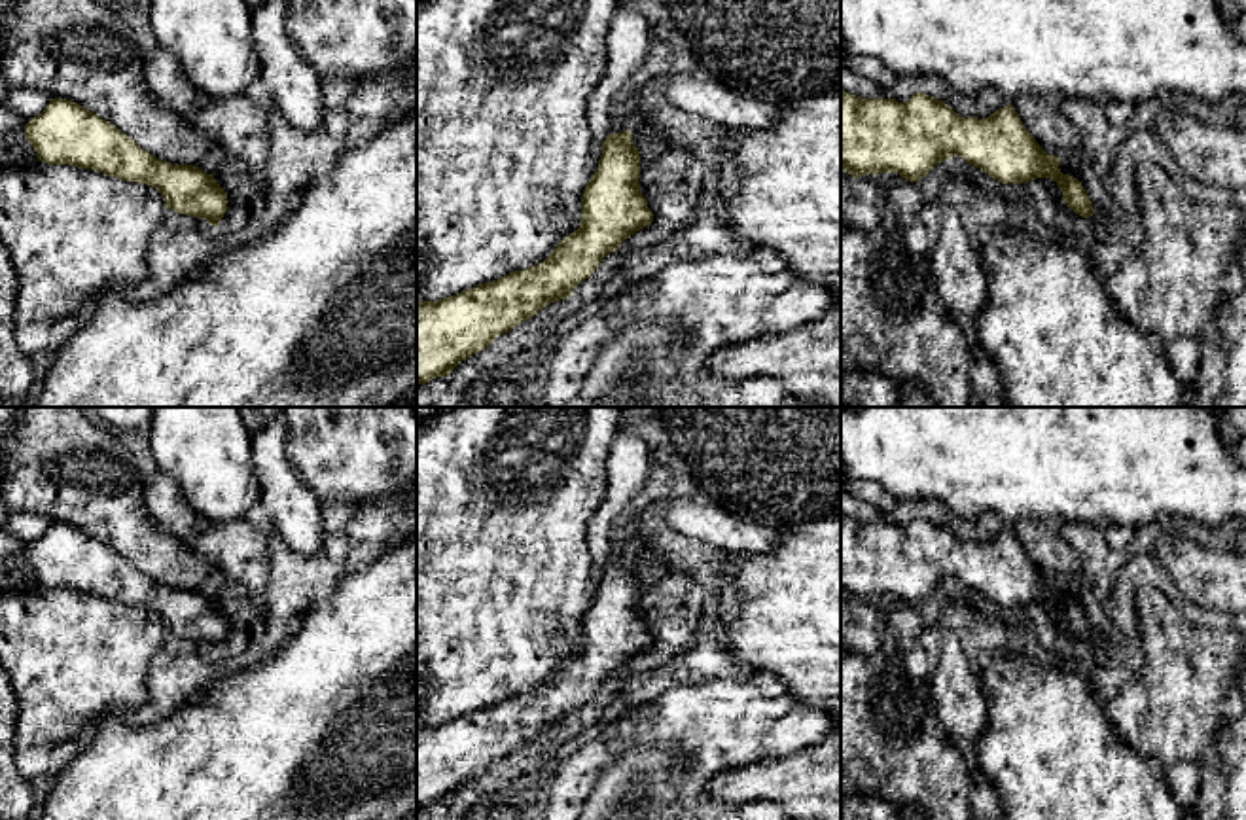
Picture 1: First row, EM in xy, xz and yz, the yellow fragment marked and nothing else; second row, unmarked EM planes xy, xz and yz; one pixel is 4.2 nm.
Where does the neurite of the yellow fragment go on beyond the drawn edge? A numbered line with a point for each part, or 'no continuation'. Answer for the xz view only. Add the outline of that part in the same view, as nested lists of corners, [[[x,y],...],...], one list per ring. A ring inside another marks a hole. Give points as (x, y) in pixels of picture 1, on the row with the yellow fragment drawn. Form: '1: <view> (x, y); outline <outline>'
no continuation

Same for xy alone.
no continuation

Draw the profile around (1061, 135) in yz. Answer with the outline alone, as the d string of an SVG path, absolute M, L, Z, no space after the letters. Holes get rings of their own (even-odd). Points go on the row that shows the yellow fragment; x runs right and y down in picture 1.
M1023 95L1013 98L1011 106L1045 153L1072 157L1081 150L1079 133L1060 112L1059 104L1047 98Z

